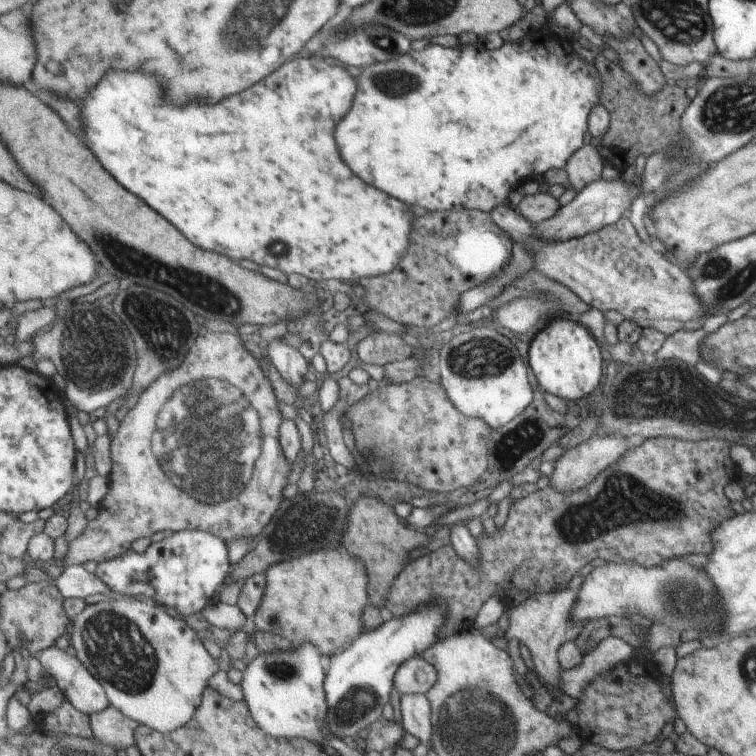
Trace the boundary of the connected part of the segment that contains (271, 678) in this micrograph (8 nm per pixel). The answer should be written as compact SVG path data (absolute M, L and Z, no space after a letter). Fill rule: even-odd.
M301 642L293 650L258 653L243 672L239 682L245 703L255 724L273 738L296 738L320 744L332 738L327 730L327 702L322 688L321 654L309 642Z

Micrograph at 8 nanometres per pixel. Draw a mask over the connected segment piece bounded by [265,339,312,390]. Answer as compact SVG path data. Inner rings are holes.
M277 339L268 344L265 350L273 368L297 390L302 382L312 376L309 364L306 364L297 347L287 346L283 340Z

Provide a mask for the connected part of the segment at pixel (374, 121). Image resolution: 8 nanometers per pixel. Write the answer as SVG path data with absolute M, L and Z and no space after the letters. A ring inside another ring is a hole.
M541 30L516 42L503 41L503 44L493 49L486 48L480 39L475 39L468 46L455 44L444 47L429 43L422 50L410 49L409 54L366 66L356 80L357 84L361 84L361 92L357 92L357 104L353 104L353 112L349 112L349 116L345 116L341 124L337 124L337 144L341 144L341 160L345 160L345 164L349 164L349 168L353 168L353 172L357 172L357 176L361 176L365 184L373 184L373 188L389 192L389 196L403 204L445 212L465 209L489 212L506 204L509 192L515 190L523 180L529 180L531 176L543 174L553 168L563 169L565 162L568 162L569 152L573 154L583 144L585 118L589 118L599 104L598 93L601 88L594 62L582 60L561 36Z

